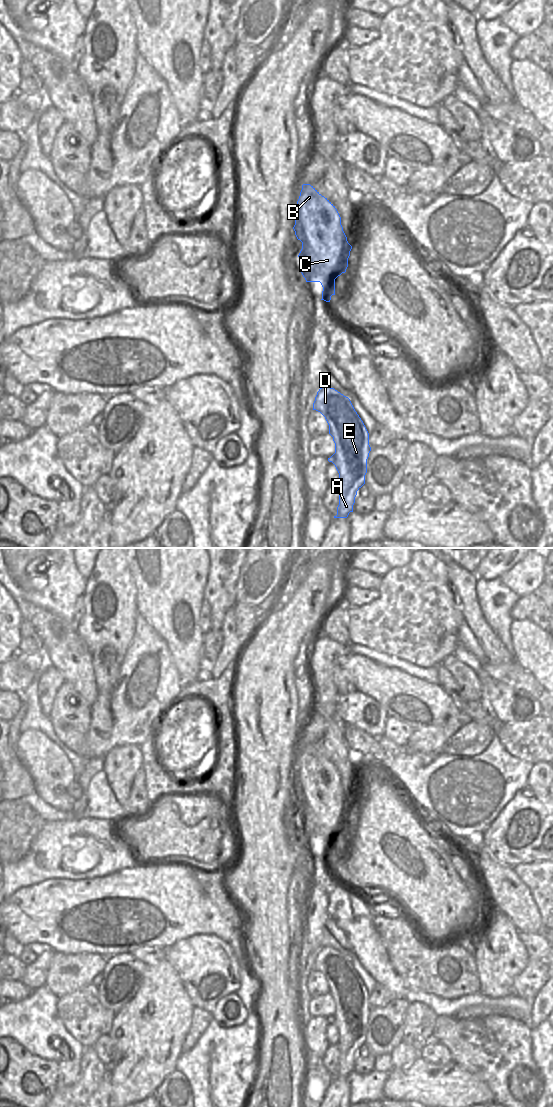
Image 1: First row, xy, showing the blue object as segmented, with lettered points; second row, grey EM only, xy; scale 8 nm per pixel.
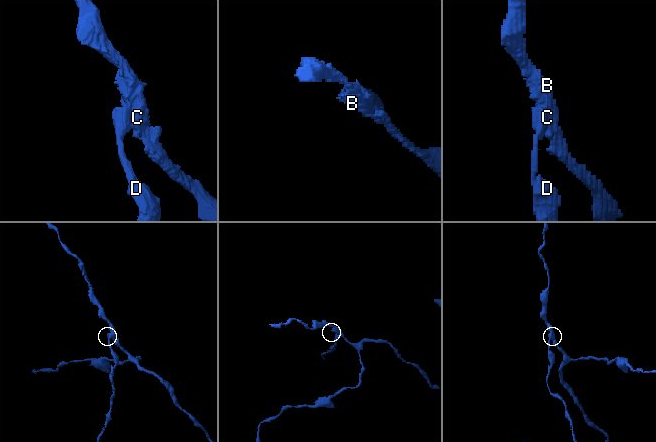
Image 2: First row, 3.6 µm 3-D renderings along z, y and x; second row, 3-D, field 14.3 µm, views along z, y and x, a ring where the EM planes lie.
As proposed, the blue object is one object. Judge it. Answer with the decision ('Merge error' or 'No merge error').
Merge error.

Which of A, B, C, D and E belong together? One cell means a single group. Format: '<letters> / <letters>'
A D E / B C

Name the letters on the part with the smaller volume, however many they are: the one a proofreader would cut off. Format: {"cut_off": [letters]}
{"cut_off": ["A", "D", "E"]}

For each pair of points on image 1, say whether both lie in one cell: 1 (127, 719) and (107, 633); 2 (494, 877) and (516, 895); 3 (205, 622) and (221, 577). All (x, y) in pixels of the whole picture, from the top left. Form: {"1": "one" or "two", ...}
{"1": "two", "2": "one", "3": "two"}

